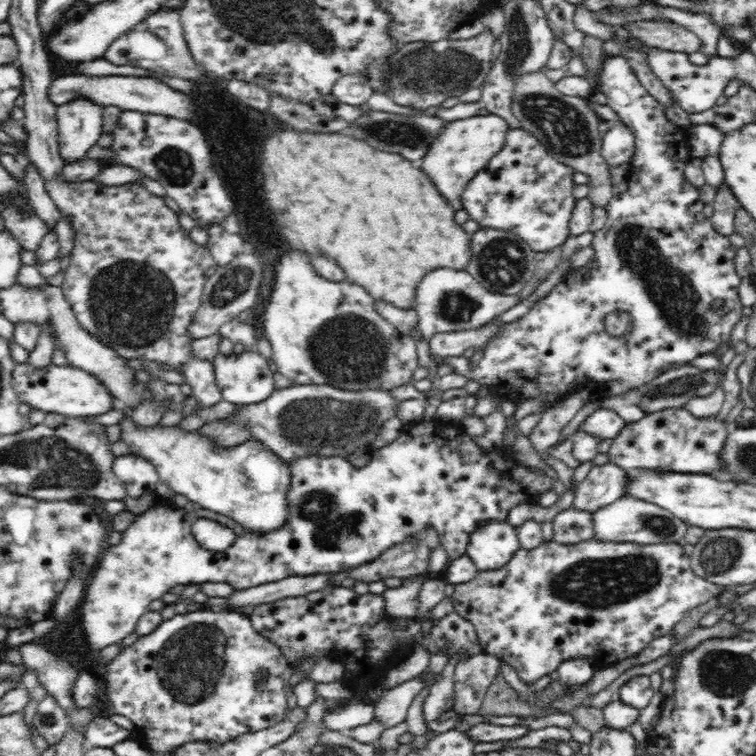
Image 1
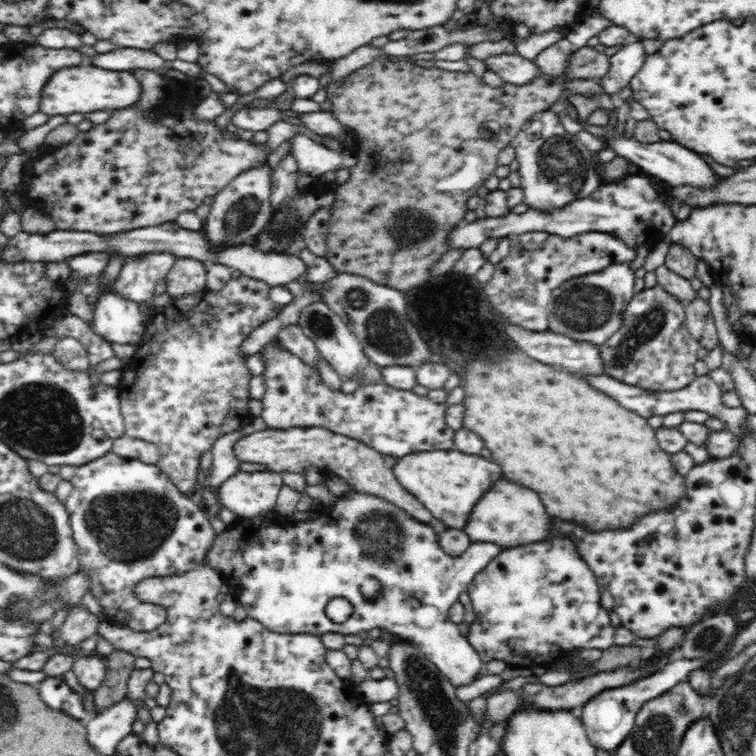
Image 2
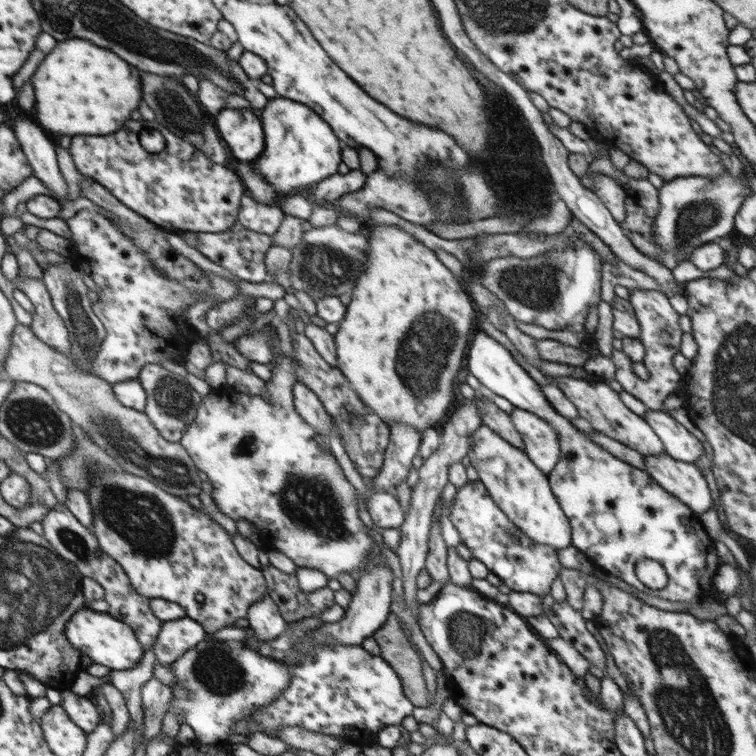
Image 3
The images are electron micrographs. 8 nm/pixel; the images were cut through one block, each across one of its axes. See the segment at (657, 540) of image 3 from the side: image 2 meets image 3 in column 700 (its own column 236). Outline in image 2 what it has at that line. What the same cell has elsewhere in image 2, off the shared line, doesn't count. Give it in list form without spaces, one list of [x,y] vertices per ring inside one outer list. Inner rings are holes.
[[[348,490],[346,497],[337,498],[334,505],[322,505],[319,504],[320,514],[313,521],[304,521],[299,523],[292,521],[290,518],[284,518],[280,516],[274,510],[272,513],[259,517],[258,519],[244,519],[240,518],[237,523],[231,527],[226,527],[224,533],[218,536],[214,536],[214,542],[210,546],[210,550],[206,552],[206,558],[202,564],[208,565],[218,571],[222,575],[222,579],[229,587],[230,593],[236,598],[237,602],[242,604],[246,609],[247,616],[257,620],[260,624],[263,624],[268,630],[276,632],[278,634],[326,634],[328,632],[335,632],[336,634],[358,634],[364,630],[372,630],[372,628],[384,629],[388,636],[392,636],[391,639],[400,640],[416,645],[419,652],[422,652],[430,661],[432,661],[438,670],[449,680],[454,686],[468,686],[476,680],[478,672],[482,672],[484,668],[484,662],[481,661],[478,652],[474,650],[466,636],[460,633],[460,628],[454,622],[449,619],[450,607],[458,601],[458,596],[461,592],[464,592],[469,587],[469,584],[473,581],[473,578],[488,566],[488,563],[504,548],[491,542],[474,542],[471,548],[468,548],[463,557],[454,558],[449,554],[446,554],[439,543],[437,531],[435,531],[430,524],[422,524],[415,519],[412,519],[408,513],[404,510],[398,509],[396,505],[380,498],[380,496],[374,496],[373,494],[362,494],[355,490]],[[367,576],[377,578],[381,582],[383,593],[378,598],[372,598],[372,600],[364,599],[364,596],[360,592],[360,583]],[[333,598],[346,598],[352,602],[352,614],[350,618],[342,624],[332,623],[330,618],[326,616],[326,604]]]

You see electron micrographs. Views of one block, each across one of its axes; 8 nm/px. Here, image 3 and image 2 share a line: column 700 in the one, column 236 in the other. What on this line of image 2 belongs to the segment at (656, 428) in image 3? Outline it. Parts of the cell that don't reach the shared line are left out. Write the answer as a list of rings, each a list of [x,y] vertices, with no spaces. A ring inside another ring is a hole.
[[[297,427],[287,430],[267,428],[238,440],[234,446],[234,454],[240,462],[264,464],[268,471],[275,473],[296,472],[296,474],[304,475],[306,468],[314,466],[322,474],[335,474],[343,478],[351,490],[380,496],[392,505],[396,505],[398,509],[404,510],[412,519],[422,524],[432,525],[438,533],[446,530],[446,526],[439,520],[435,520],[430,511],[398,482],[392,471],[397,457],[377,452],[357,439],[320,427]]]

